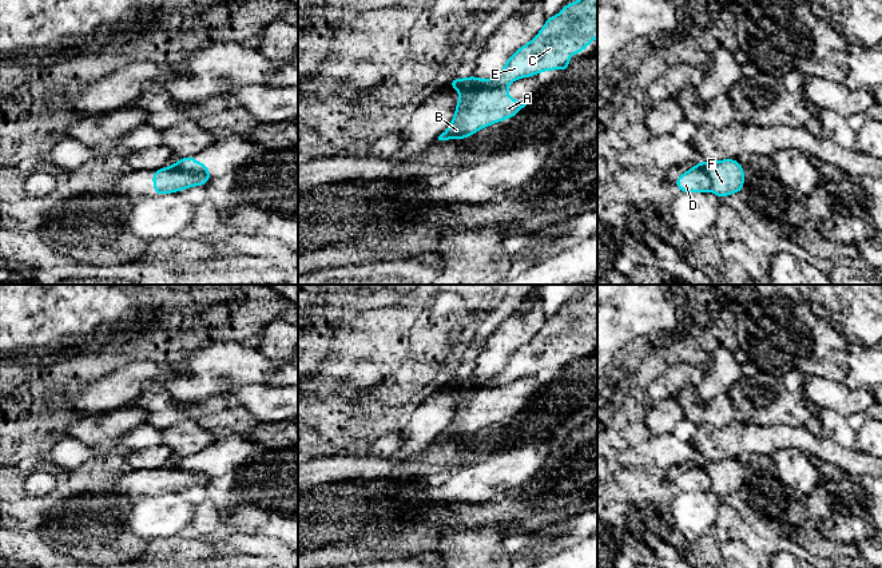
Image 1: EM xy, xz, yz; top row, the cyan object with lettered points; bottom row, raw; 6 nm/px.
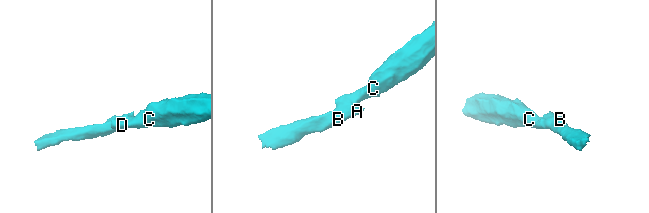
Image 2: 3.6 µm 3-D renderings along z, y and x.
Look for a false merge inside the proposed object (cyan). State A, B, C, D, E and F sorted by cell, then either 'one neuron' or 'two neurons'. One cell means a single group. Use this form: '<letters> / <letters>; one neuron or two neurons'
A B F / C D E; two neurons

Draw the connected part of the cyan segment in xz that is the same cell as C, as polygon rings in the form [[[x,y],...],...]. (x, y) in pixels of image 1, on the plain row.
[[[589,285],[584,295],[568,302],[563,309],[547,317],[539,333],[513,351],[502,370],[492,378],[468,376],[453,377],[449,386],[461,393],[497,388],[509,382],[536,376],[540,372],[569,368],[572,353],[584,353],[585,345],[597,337],[597,285]]]

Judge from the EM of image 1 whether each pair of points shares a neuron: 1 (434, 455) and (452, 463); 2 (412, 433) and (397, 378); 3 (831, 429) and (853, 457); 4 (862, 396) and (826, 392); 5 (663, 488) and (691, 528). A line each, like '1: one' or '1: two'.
1: one
2: two
3: two
4: one
5: two

